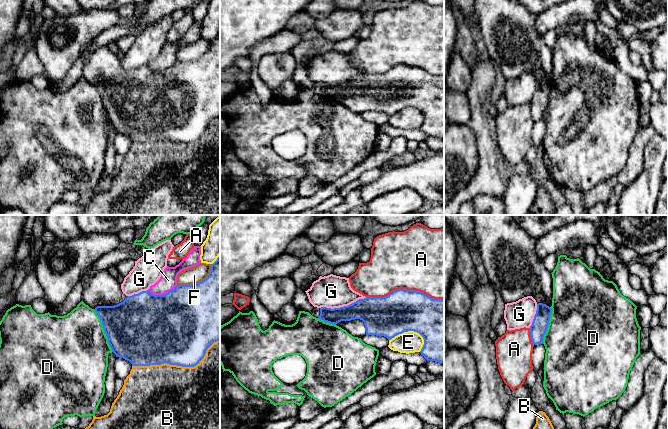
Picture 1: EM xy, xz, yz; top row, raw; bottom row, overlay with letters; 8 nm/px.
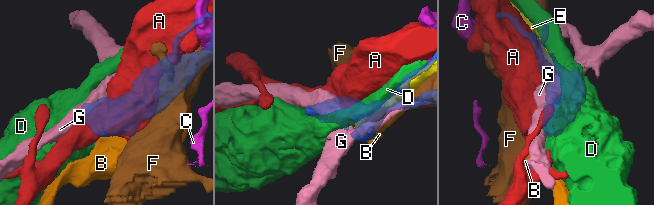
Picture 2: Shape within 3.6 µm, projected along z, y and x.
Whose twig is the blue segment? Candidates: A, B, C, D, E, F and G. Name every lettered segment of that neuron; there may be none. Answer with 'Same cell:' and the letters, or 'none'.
Same cell: none

